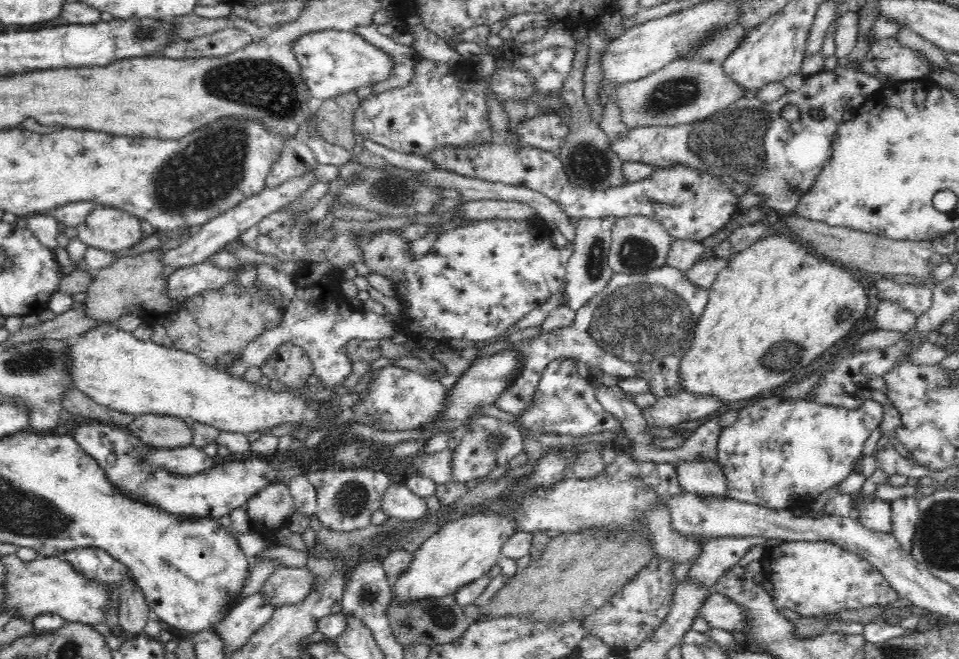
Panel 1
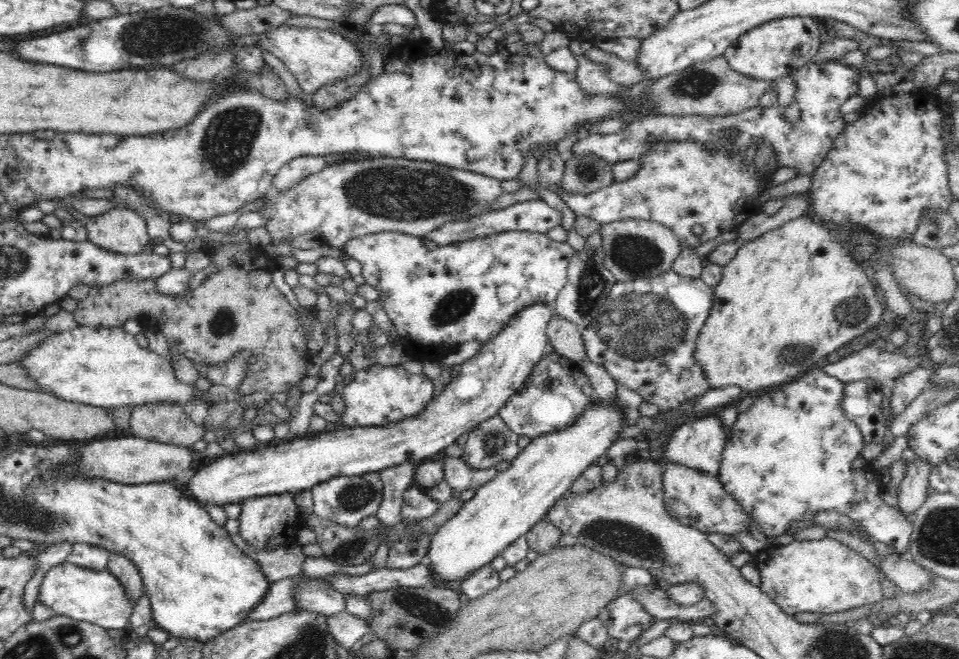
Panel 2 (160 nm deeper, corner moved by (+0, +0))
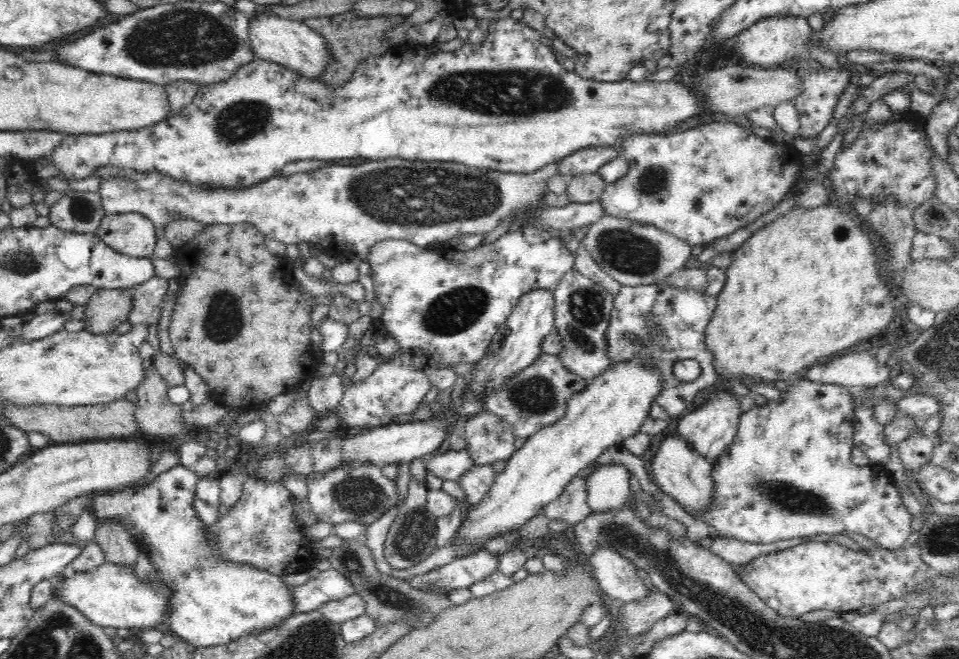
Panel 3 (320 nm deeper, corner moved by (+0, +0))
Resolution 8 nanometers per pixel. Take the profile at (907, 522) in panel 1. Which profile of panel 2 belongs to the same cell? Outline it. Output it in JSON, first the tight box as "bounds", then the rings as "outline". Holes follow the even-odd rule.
{"bounds":[898,456,933,516],"outline":[[[915,456],[912,462],[904,460],[904,465],[906,465],[906,476],[902,479],[898,490],[898,507],[906,516],[906,514],[915,512],[924,504],[933,466],[926,460],[921,460],[918,456]]]}

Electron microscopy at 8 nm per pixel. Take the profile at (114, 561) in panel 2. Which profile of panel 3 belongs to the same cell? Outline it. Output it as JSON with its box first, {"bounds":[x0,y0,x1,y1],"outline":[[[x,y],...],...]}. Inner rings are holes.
{"bounds":[93,521,140,567],"outline":[[[100,521],[93,540],[104,551],[106,561],[135,567],[140,546],[136,537],[120,521]]]}

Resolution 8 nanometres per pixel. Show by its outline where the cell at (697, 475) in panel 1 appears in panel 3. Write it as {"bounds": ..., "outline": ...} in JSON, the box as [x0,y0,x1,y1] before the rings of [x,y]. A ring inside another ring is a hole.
{"bounds":[675,388,742,466],"outline":[[[717,388],[716,392],[712,392],[708,396],[705,404],[679,420],[675,434],[682,437],[690,446],[690,449],[700,454],[712,466],[714,462],[719,460],[719,456],[724,453],[731,442],[734,442],[742,413],[740,397],[734,392],[726,392],[722,388]]]}

